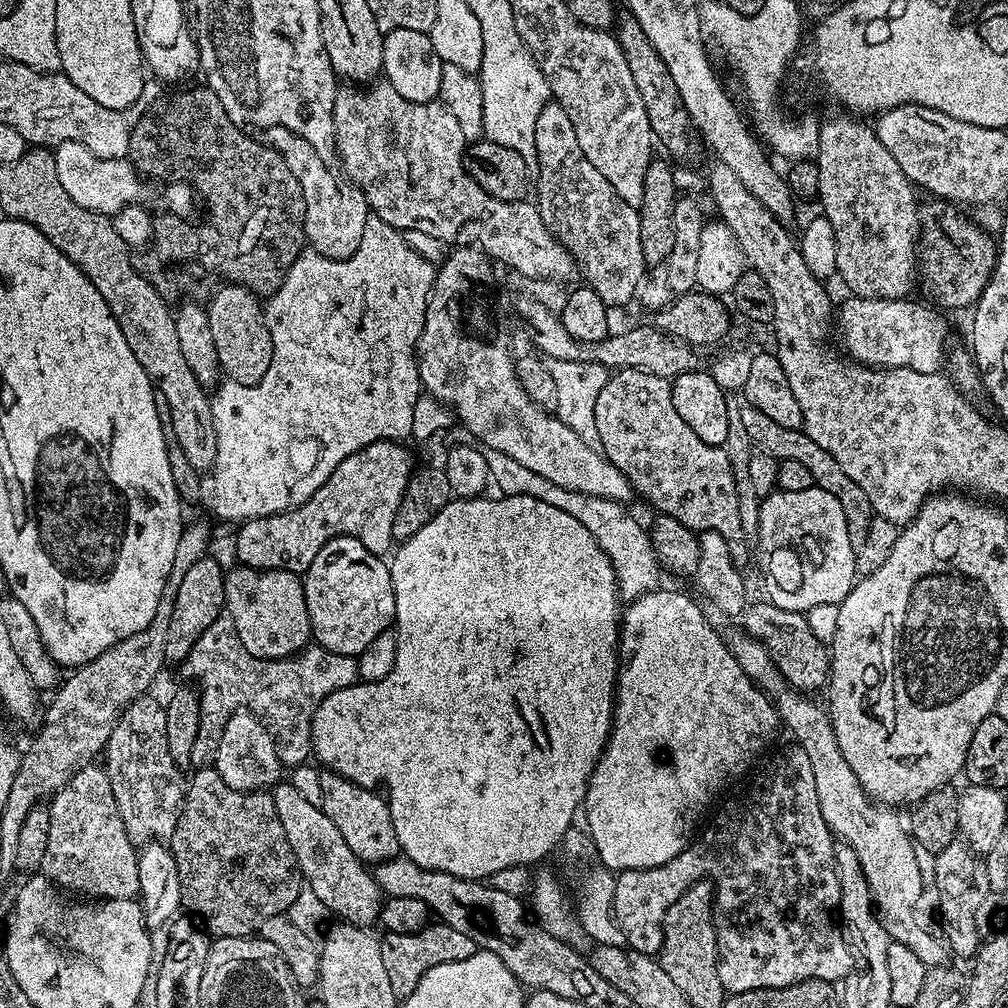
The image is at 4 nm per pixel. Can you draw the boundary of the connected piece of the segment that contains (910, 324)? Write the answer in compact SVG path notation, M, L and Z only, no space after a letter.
M849 295L847 299L841 308L839 305L834 324L840 327L843 351L856 363L867 364L870 368L909 368L922 374L933 372L936 365L932 364L945 363L944 339L948 328L938 317L932 316L930 309L911 304L908 298L863 300L860 296Z

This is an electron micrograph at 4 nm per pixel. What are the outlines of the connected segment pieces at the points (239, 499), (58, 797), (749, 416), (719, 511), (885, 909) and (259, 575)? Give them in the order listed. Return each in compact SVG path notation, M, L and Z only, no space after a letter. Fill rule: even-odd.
M375 214L369 215L366 230L362 230L362 242L350 258L331 260L311 250L300 253L294 266L290 266L288 276L282 282L280 289L266 300L266 319L272 339L272 361L270 370L266 370L266 378L262 378L262 382L254 386L242 386L238 382L225 379L215 389L216 396L214 392L211 397L216 431L216 467L211 473L212 481L210 479L207 481L206 488L210 496L212 492L212 512L218 519L240 522L253 520L259 516L277 516L280 512L288 512L291 508L305 504L323 486L326 478L334 474L337 466L346 458L350 458L350 454L379 440L404 442L411 437L415 404L422 395L420 372L416 368L416 343L422 334L424 311L436 283L437 271L435 263L420 257L404 241L404 233L401 229L390 226L390 222L382 222L382 218L378 218Z
M89 766L78 770L68 779L62 791L51 797L48 809L50 830L42 872L53 884L69 893L85 892L88 895L85 897L95 898L97 901L130 900L140 891L136 861L138 848L126 834L126 826L122 822L122 814L118 814L118 802L114 798L107 771L103 767L96 767Z
M751 406L741 407L741 414L745 430L757 449L769 452L779 462L797 460L812 475L811 483L815 487L826 490L834 494L834 498L838 498L839 504L842 505L842 514L846 514L846 531L850 534L850 542L856 548L862 546L870 522L874 519L870 498L866 498L862 486L852 481L846 475L846 470L842 470L842 466L838 466L838 462L834 462L834 458L830 458L830 454L826 454L826 450L822 450L822 446L818 446L818 442L814 442L814 438L810 438L801 429L778 426L774 418Z
M621 368L609 375L598 402L594 405L594 423L598 426L598 448L605 458L614 465L632 484L637 497L645 496L661 516L669 516L691 532L717 532L726 538L730 558L738 566L744 566L748 560L748 544L738 515L738 493L735 489L734 474L723 447L707 444L682 422L678 410L674 410L672 385L654 374L639 372L633 368Z
M792 690L784 691L788 692L775 697L776 711L780 713L783 727L788 727L796 735L793 736L795 743L806 750L806 758L810 758L810 766L814 766L814 786L818 786L822 818L826 818L833 837L849 844L858 854L876 915L888 931L889 941L897 940L902 942L902 946L910 946L914 955L922 958L926 965L943 965L950 956L947 943L939 935L931 936L916 917L916 907L924 892L924 876L920 873L920 860L916 857L917 845L905 821L903 824L888 809L891 807L887 803L877 802L860 785L850 762L846 762L846 758L842 758L842 750L838 750L831 715L812 701L815 699Z
M229 567L224 577L224 607L226 615L234 618L238 638L242 638L242 646L246 646L246 650L259 660L285 660L287 656L294 656L309 647L313 639L312 623L306 610L303 579L295 572L283 572L277 568L235 567Z

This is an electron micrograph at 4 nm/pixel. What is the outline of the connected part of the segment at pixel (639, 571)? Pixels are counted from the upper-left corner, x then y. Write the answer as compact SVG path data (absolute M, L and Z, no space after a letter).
M484 448L484 457L488 474L493 485L497 484L504 494L523 494L533 496L542 502L550 502L550 506L558 506L558 510L566 510L573 518L578 518L590 534L594 534L594 542L602 546L602 550L610 558L616 575L616 589L625 601L631 602L644 595L649 590L661 587L660 572L662 565L656 559L652 550L652 542L649 533L627 512L625 505L618 500L607 500L601 496L591 496L585 492L566 490L542 474L536 474L534 470L528 470L522 466L522 462L516 462L506 454L502 454L494 448Z

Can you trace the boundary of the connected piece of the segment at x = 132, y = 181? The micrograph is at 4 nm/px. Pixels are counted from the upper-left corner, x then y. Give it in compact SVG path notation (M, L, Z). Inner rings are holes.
M78 142L55 145L54 155L58 182L62 182L62 190L66 190L66 194L70 194L70 198L74 198L78 206L112 218L127 204L140 204L143 201L145 181L127 159L98 158Z

